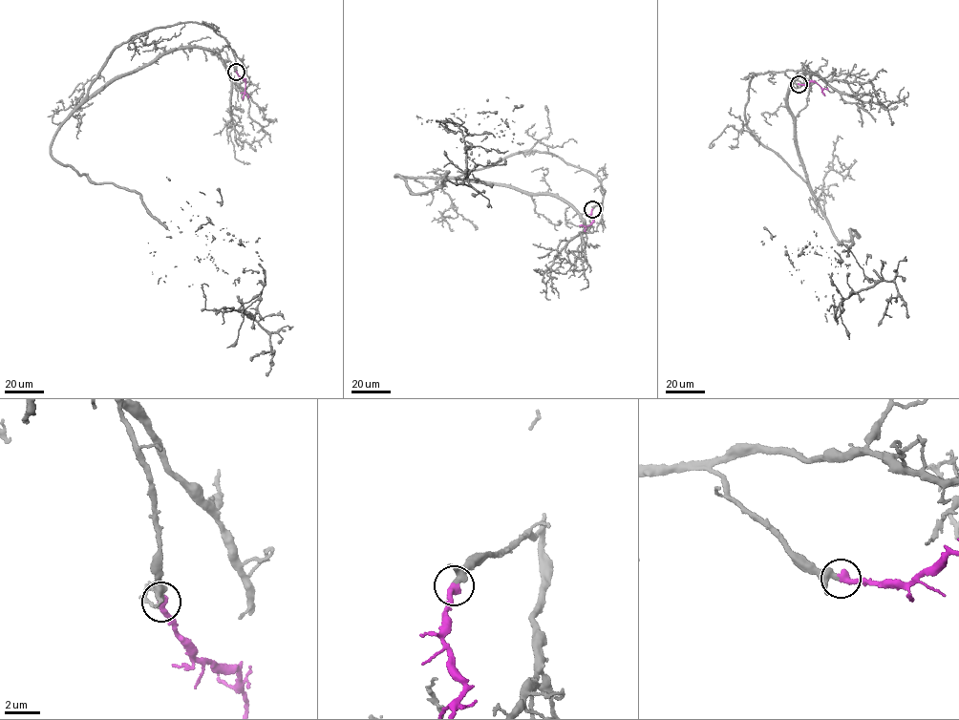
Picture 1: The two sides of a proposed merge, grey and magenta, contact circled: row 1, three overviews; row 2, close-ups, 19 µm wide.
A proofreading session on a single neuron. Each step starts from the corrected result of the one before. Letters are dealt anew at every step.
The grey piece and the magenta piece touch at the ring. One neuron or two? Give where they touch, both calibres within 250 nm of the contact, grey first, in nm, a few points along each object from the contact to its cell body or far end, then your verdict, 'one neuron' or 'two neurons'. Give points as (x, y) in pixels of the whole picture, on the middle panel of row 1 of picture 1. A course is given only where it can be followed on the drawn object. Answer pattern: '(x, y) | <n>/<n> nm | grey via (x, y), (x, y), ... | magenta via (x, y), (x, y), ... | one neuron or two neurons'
(592, 209) | 240/440 nm | grey via (592, 209), (597, 178), (536, 151), (410, 192), (472, 146), (504, 162), (417, 118) | magenta via (592, 209), (593, 222), (585, 226), (586, 231) | one neuron

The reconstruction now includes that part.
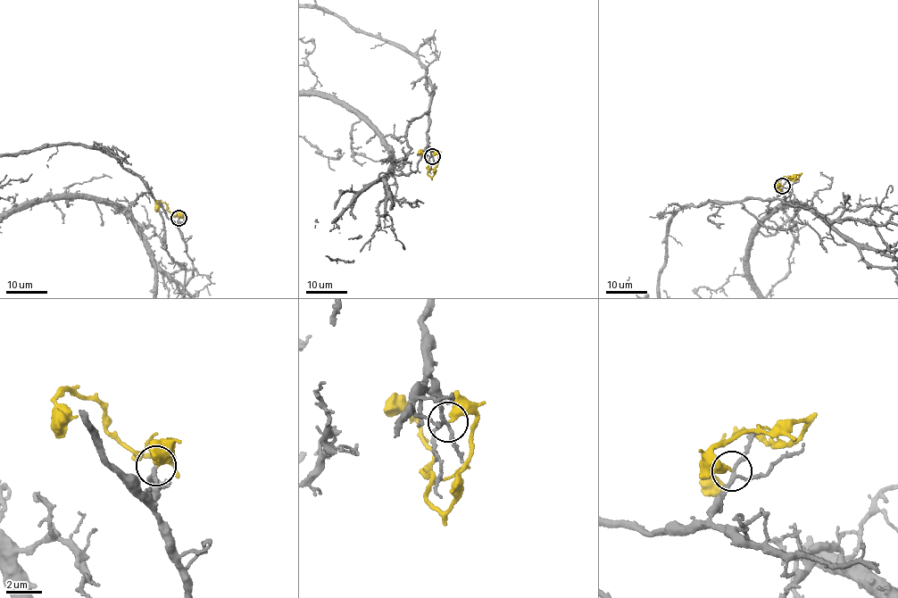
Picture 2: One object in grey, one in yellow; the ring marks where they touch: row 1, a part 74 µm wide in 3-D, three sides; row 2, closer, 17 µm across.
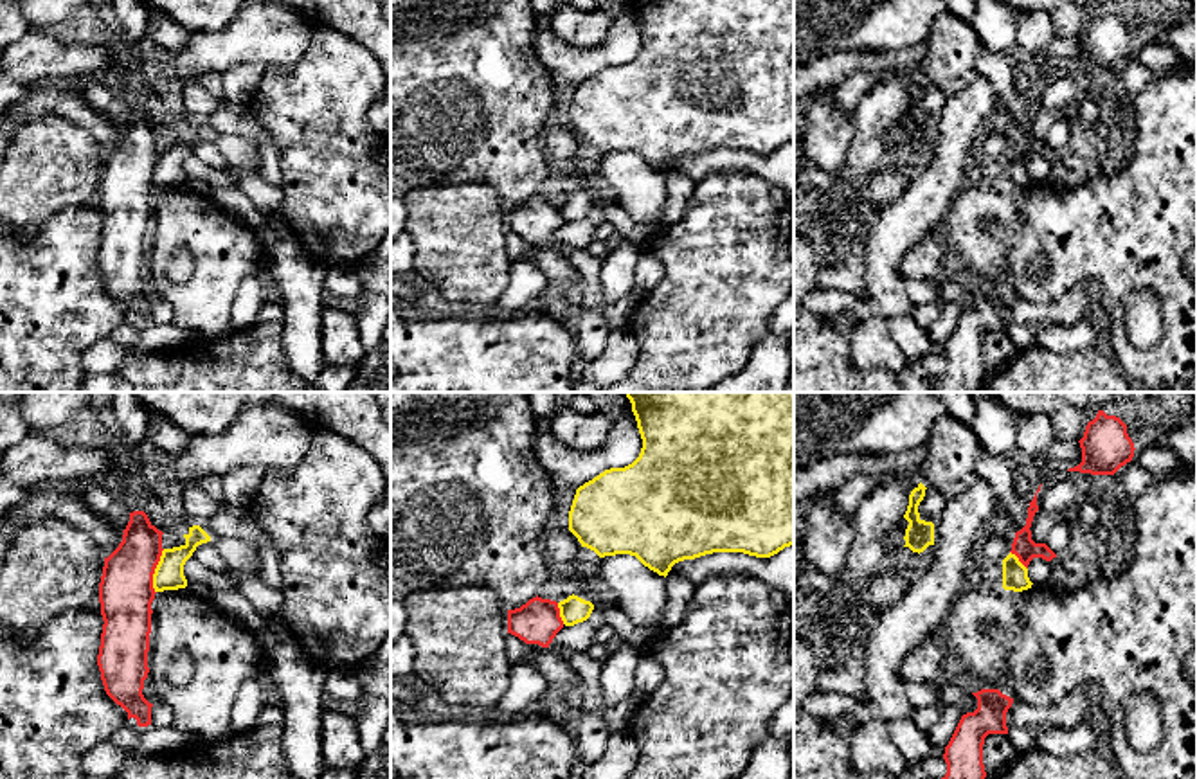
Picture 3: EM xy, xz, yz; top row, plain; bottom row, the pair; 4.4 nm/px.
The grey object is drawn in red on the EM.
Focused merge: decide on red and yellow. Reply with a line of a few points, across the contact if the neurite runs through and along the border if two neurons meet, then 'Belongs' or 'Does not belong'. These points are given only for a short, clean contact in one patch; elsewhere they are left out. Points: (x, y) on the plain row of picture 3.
Line: xy (164, 146), (153, 171), (155, 189). Does not belong

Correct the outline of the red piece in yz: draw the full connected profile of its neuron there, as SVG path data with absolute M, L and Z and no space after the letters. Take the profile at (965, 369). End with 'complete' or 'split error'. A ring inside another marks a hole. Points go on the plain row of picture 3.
M999 286L972 290L977 306L961 313L943 356L947 371L932 378L934 392L979 392L986 374L983 362L983 342L988 331L1008 331L1006 309L1013 295Z; complete

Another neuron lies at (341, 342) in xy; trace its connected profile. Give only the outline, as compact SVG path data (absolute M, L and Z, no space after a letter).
M324 308L322 356L328 365L358 365L365 358L353 313Z

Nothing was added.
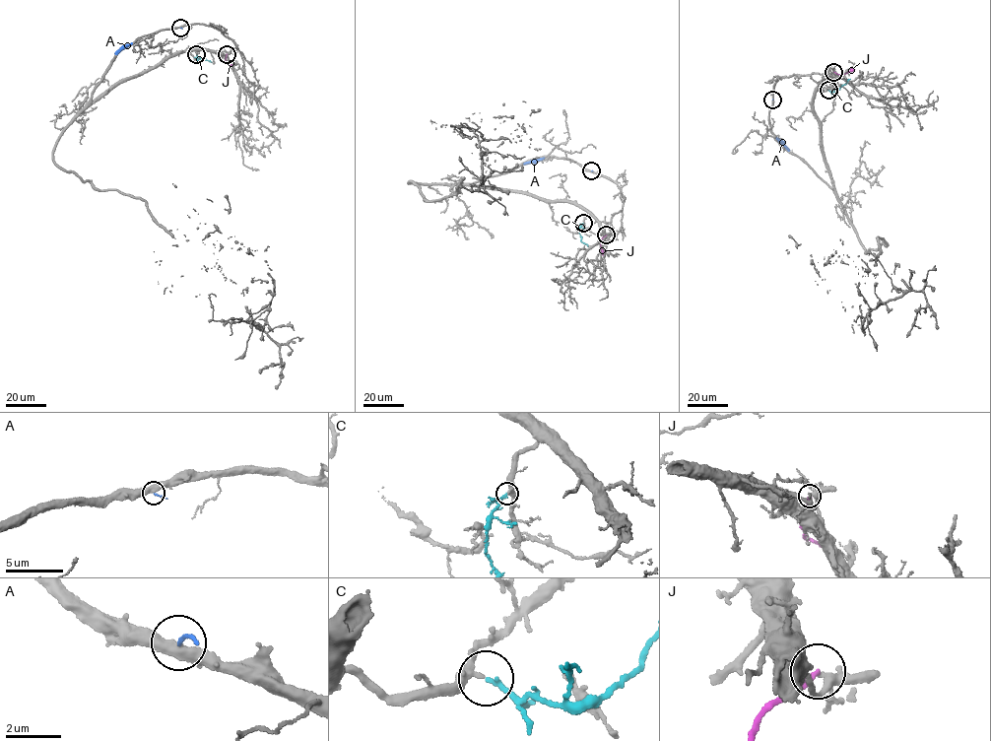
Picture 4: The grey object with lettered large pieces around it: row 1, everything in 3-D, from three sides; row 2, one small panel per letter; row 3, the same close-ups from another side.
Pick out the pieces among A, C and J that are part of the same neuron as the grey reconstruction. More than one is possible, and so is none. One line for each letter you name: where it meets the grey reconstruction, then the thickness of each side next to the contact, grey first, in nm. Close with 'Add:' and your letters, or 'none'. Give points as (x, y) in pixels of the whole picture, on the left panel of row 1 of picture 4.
C: contact (196, 54); calibres 240 and 160 nm
Add: C

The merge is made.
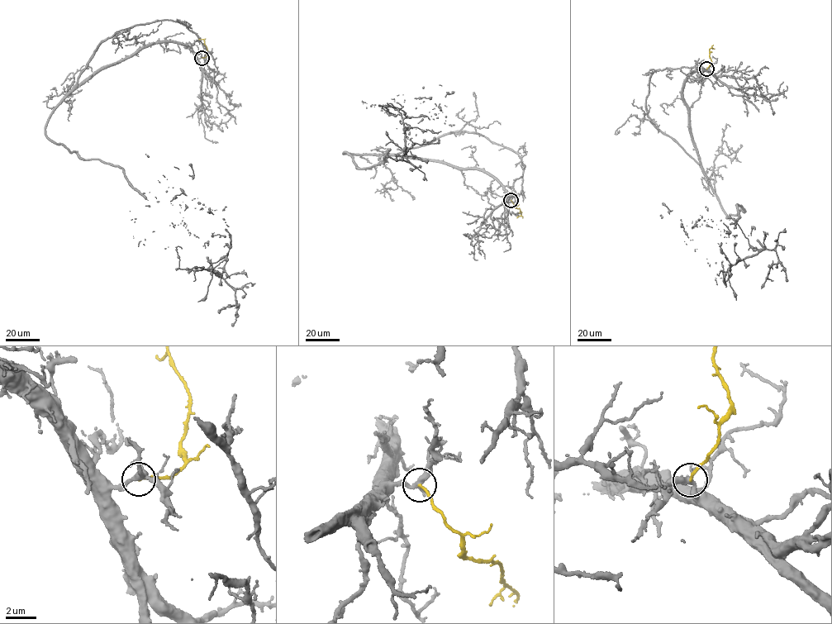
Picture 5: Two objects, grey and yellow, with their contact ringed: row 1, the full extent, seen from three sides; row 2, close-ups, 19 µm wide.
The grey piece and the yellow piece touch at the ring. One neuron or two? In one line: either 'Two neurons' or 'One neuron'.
Two neurons

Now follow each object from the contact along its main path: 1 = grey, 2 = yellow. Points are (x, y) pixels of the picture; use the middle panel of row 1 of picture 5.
1: (511, 200), (439, 161), (344, 151), (356, 167), (410, 127), (438, 141), (406, 147), (401, 116), (363, 103)
2: (511, 200), (521, 212), (516, 217)

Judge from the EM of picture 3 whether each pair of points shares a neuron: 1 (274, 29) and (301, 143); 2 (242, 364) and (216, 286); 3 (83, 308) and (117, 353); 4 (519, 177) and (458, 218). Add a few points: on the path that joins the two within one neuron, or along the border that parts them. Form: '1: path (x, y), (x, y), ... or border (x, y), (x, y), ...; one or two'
1: border (314, 29), (306, 53), (290, 67); two
2: border (234, 330), (220, 337), (204, 339); two
3: border (110, 335), (83, 353), (81, 367), (87, 373); two
4: border (456, 180), (486, 182), (506, 207); two

